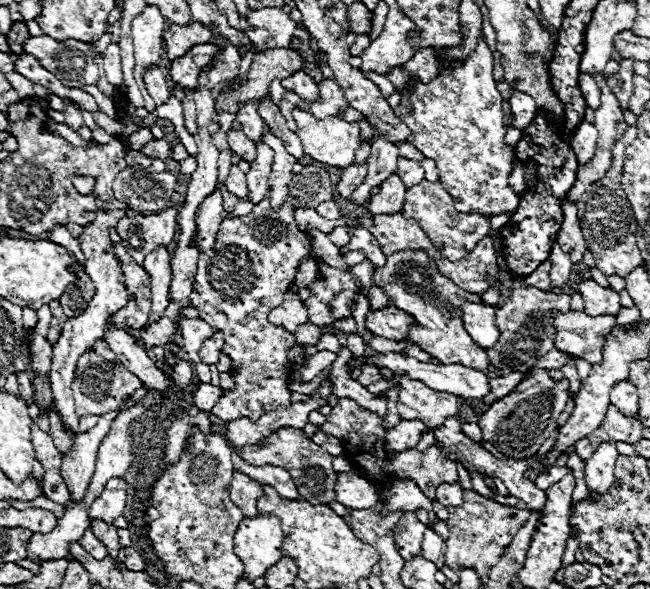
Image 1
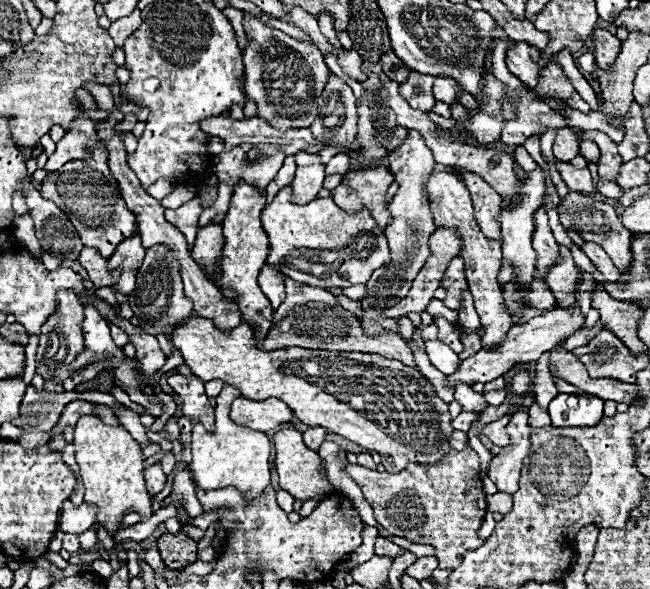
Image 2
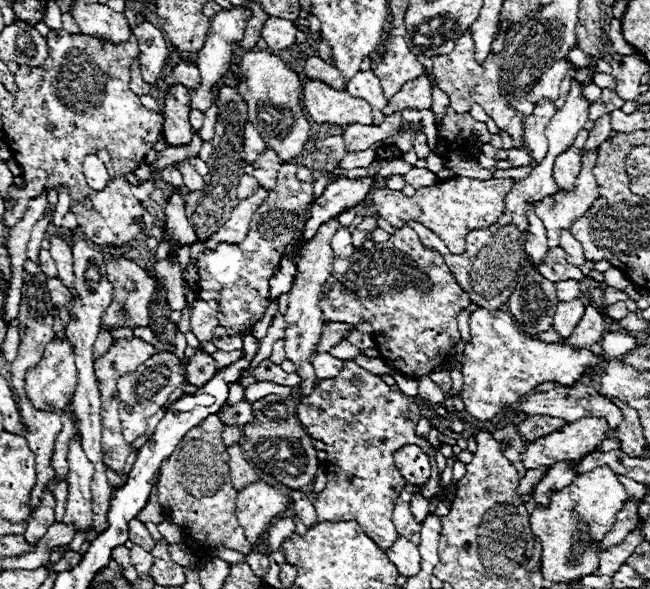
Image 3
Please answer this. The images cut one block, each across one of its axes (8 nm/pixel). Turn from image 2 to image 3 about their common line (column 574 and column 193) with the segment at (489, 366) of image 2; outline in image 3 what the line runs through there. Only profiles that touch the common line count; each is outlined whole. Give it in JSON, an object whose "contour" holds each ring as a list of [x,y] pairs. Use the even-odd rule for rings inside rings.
{"contour":[[[196,300],[192,304],[192,332],[200,342],[212,340],[212,330],[218,326],[218,302],[216,300]]]}

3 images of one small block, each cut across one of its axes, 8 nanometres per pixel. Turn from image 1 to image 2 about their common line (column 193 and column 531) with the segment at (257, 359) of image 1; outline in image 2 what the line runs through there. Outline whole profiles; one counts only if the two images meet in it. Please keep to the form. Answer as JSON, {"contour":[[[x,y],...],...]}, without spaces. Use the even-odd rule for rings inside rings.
{"contour":[[[538,276],[532,282],[530,294],[524,294],[524,300],[528,306],[534,306],[534,308],[554,308],[556,306],[554,294],[548,290],[546,282],[542,282]]]}

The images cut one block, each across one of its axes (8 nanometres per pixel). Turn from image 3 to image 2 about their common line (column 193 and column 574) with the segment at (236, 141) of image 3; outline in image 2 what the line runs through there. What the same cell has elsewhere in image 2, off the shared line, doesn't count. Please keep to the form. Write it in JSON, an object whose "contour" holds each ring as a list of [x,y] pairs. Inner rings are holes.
{"contour":[[[570,192],[564,198],[564,204],[558,206],[558,214],[560,214],[560,222],[562,222],[562,226],[566,230],[574,228],[574,230],[578,230],[586,238],[586,242],[594,242],[594,244],[602,246],[606,250],[606,254],[612,258],[614,266],[620,272],[630,270],[630,264],[634,260],[634,256],[632,256],[632,244],[630,242],[632,242],[634,234],[630,234],[630,230],[626,230],[622,226],[618,212],[610,204],[596,202],[590,196],[584,196],[580,192]]]}

